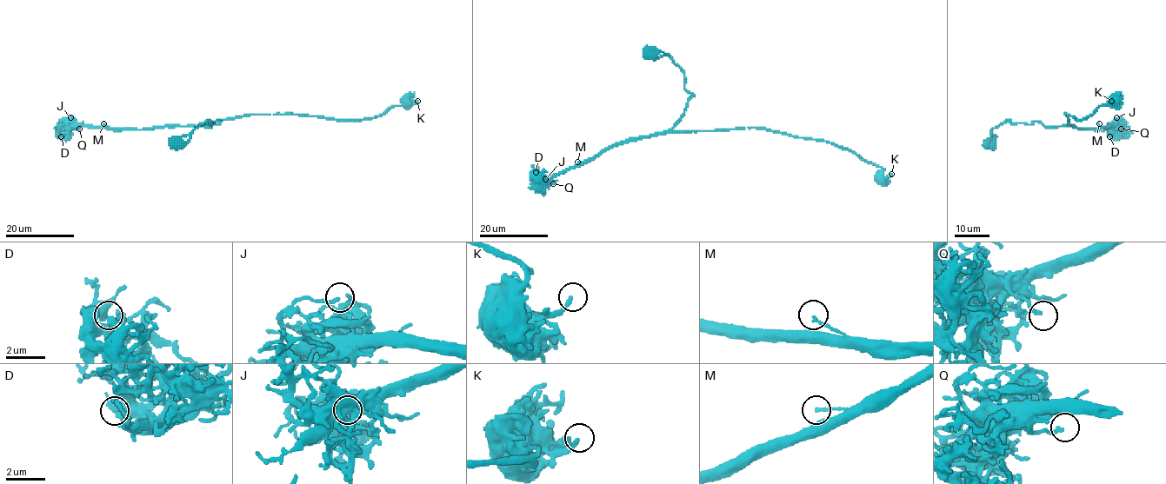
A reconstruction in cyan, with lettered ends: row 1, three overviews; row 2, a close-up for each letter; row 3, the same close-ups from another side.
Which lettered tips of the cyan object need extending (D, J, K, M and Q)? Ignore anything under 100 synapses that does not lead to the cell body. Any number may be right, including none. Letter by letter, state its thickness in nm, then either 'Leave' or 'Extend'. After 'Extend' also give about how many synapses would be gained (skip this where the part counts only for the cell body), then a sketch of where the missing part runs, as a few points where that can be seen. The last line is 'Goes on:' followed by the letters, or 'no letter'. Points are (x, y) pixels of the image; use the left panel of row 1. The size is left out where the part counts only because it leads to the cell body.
D: Thickness 200 nm. Leave
J: Thickness 170 nm. Leave
K: Thickness 200 nm. Leave
M: Thickness 130 nm. Leave
Q: Thickness 170 nm. Leave
Goes on: no letter

